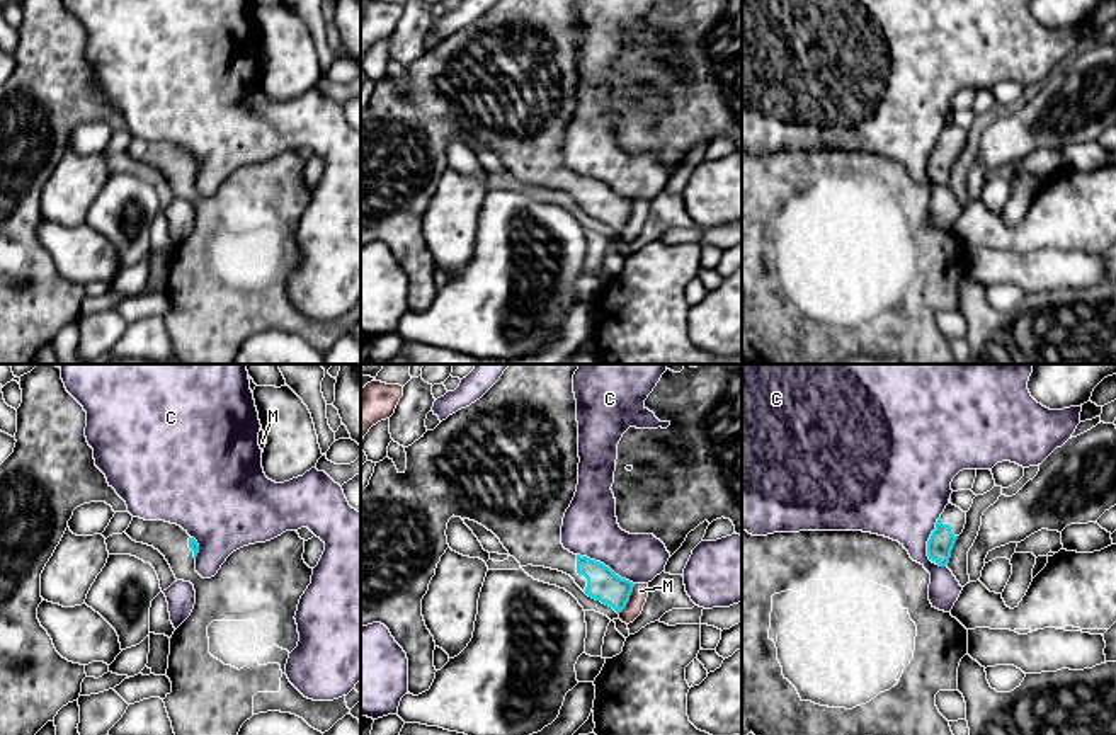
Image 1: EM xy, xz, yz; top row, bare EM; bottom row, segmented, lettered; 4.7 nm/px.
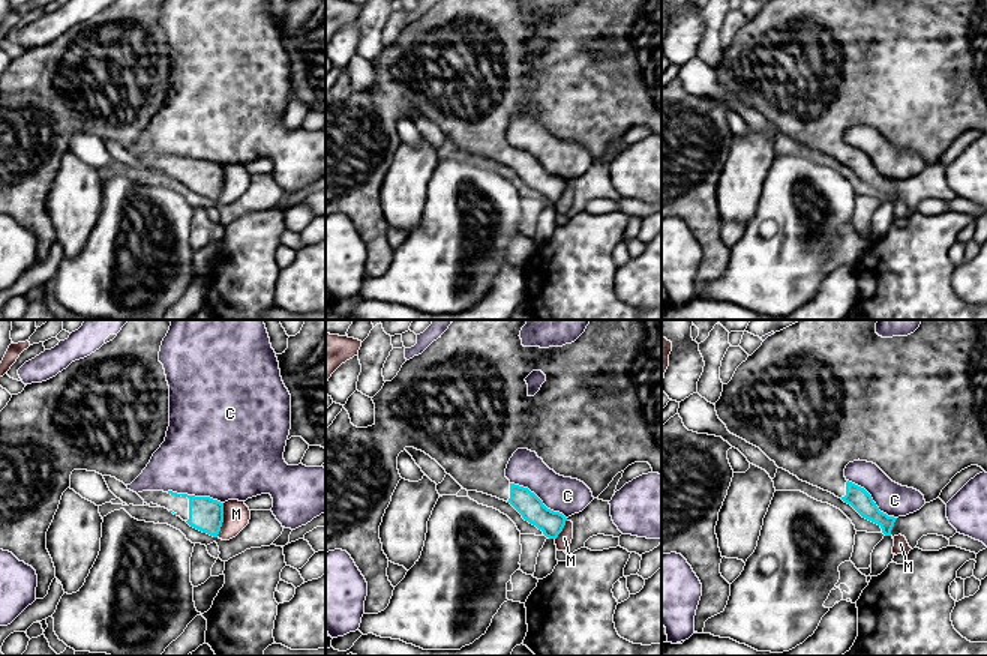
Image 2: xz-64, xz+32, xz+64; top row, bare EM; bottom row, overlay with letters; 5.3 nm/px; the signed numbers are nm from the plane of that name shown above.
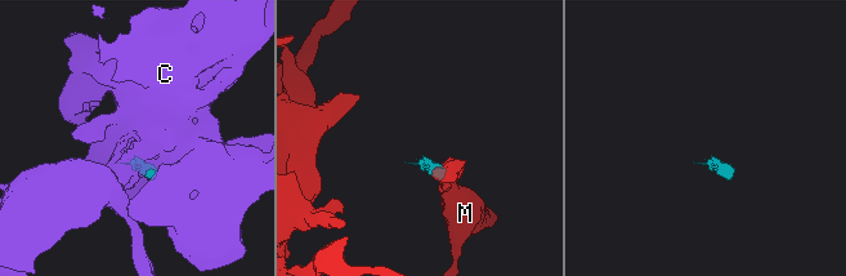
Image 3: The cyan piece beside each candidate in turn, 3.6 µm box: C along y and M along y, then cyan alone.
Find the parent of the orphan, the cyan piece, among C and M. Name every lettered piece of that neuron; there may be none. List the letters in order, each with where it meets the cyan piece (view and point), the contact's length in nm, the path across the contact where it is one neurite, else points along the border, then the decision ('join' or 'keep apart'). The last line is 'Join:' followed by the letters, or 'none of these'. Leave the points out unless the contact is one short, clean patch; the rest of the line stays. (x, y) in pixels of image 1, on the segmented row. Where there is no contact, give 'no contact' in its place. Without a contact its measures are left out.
C: meets cyan in xz at (604, 565); contact 300 nm long; border along xz (577, 553), (603, 562), (633, 584); keep apart
M: meets cyan in xz at (628, 599); contact 170 nm long; border along xz (635, 584), (628, 603), (618, 613); keep apart
Join: none of these

